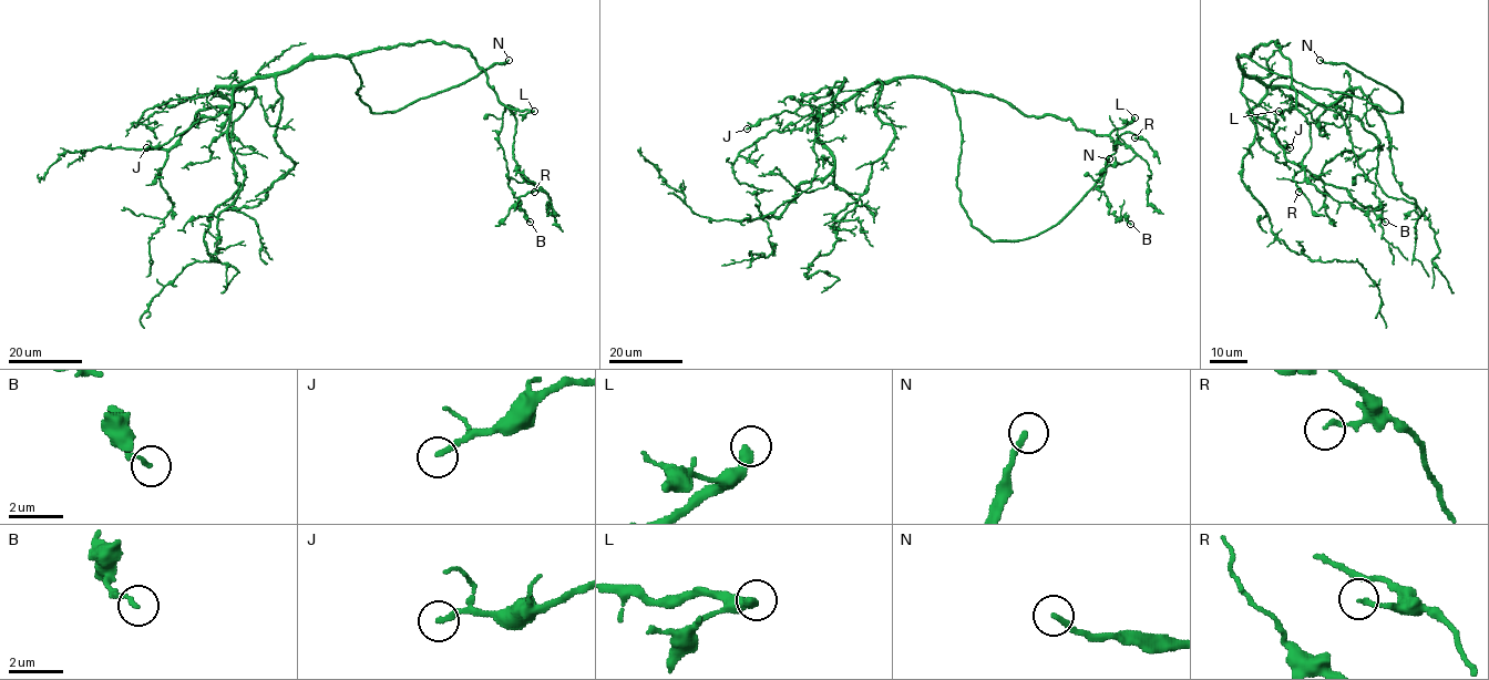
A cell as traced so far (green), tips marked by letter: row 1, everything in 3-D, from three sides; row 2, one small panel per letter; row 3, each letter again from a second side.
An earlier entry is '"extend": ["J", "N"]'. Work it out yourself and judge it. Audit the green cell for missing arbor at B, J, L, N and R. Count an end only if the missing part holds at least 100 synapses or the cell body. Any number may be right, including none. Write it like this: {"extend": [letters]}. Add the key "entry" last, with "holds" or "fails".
{"extend": ["L", "N"], "entry": "fails"}

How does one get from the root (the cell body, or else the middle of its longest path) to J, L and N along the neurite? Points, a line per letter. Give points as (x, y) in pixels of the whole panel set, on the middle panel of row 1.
J: (890, 82), (868, 84), (834, 105), (832, 91), (821, 88), (807, 94), (793, 112), (783, 111), (747, 129)
L: (890, 82), (930, 78), (954, 90), (993, 94), (1027, 116), (1069, 119), (1096, 135), (1123, 129), (1135, 117)
N: (890, 82), (925, 78), (951, 91), (962, 135), (961, 204), (993, 240), (1020, 240), (1054, 226), (1109, 158)

